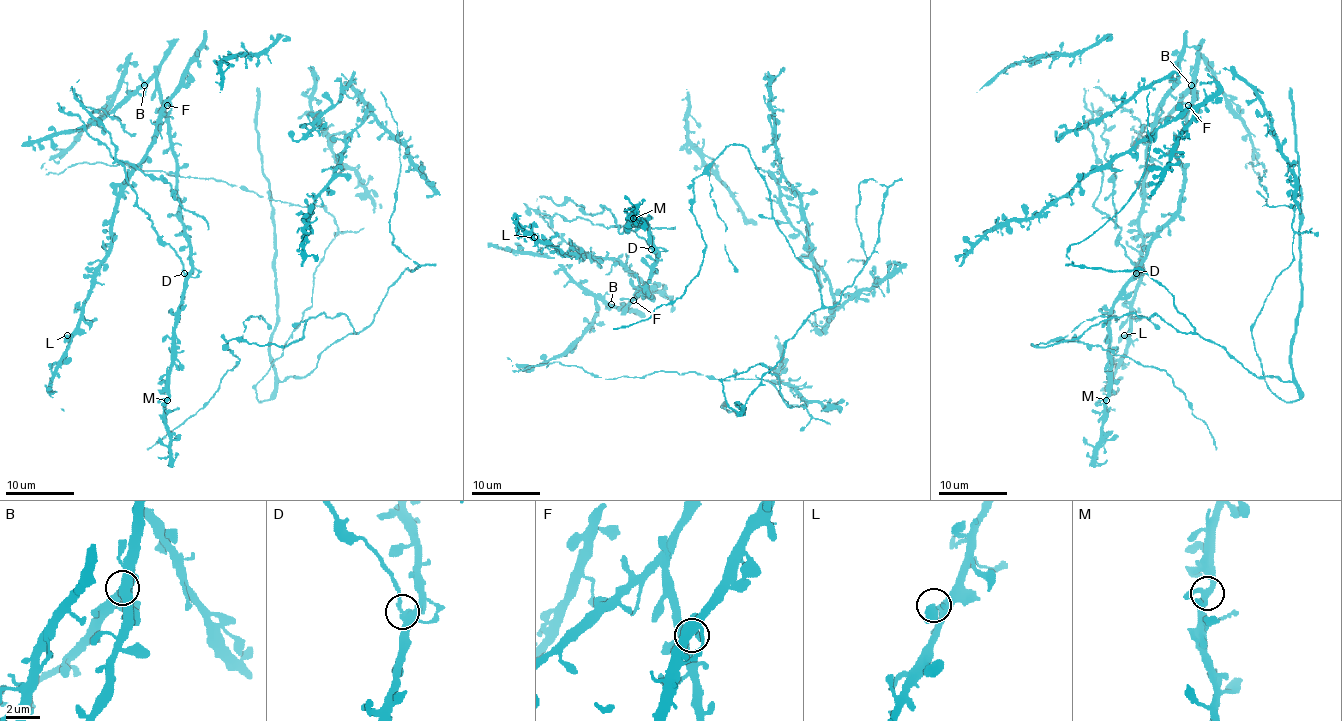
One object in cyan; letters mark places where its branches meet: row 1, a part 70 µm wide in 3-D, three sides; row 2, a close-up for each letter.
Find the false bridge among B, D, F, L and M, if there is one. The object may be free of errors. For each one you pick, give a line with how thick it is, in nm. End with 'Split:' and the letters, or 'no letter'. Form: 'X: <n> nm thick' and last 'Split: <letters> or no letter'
D: 340 nm thick
Split: D

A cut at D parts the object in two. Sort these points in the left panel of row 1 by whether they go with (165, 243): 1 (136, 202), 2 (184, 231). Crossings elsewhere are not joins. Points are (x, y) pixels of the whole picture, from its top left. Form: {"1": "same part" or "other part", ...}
{"1": "same part", "2": "other part"}

